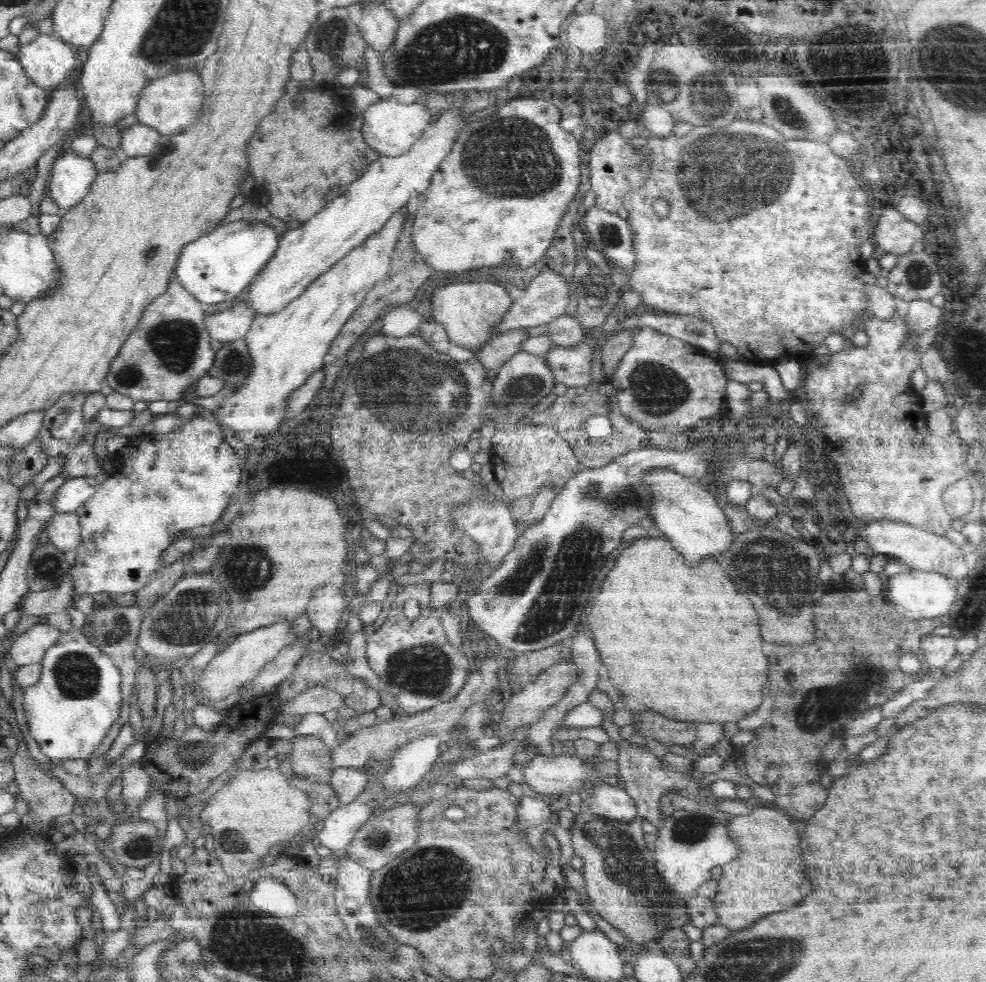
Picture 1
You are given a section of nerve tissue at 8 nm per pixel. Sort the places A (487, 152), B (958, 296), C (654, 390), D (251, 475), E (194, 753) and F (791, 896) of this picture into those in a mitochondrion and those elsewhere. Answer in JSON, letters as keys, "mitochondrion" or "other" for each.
{"A":"mitochondrion","B":"other","C":"mitochondrion","D":"other","E":"mitochondrion","F":"other"}

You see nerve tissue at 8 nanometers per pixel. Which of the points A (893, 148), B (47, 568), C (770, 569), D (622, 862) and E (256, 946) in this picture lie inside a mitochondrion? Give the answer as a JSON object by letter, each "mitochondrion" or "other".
{"A":"other","B":"mitochondrion","C":"mitochondrion","D":"mitochondrion","E":"mitochondrion"}

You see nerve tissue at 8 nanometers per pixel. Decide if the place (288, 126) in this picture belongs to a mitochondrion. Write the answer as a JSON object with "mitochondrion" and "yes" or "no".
{"mitochondrion":"no"}

